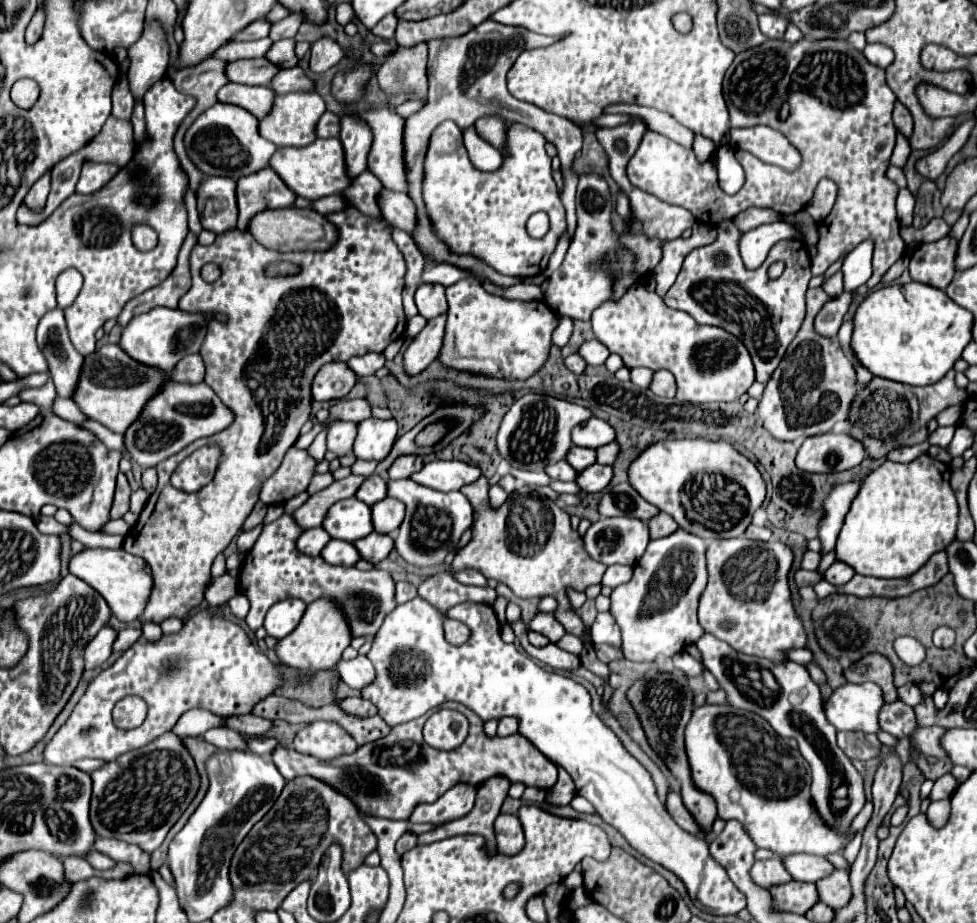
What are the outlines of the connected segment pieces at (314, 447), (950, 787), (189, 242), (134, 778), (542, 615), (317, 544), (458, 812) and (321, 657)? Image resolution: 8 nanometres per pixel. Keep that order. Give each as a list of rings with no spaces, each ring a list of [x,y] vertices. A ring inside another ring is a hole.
[[[328,426],[316,436],[316,440],[310,444],[310,448],[308,448],[308,454],[314,458],[314,460],[318,460],[318,462],[322,462],[324,460],[324,454],[326,454],[326,430],[328,430]]]
[[[944,774],[944,776],[940,776],[940,778],[934,782],[934,788],[932,788],[932,792],[930,792],[930,800],[936,802],[936,800],[950,798],[956,788],[958,788],[958,782],[954,780],[954,776]]]
[[[188,234],[184,244],[182,244],[182,250],[178,254],[178,266],[172,270],[172,274],[160,284],[160,286],[154,286],[150,290],[146,290],[144,294],[136,296],[134,300],[130,300],[122,314],[118,316],[118,324],[120,326],[126,326],[130,322],[130,318],[142,314],[142,312],[150,312],[152,308],[158,308],[158,306],[168,306],[168,308],[176,308],[178,306],[178,300],[190,290],[190,264],[188,264],[188,256],[192,252],[192,246],[194,242],[198,242],[198,236],[196,234]]]
[[[168,732],[166,736],[154,738],[150,744],[146,744],[146,748],[136,748],[134,752],[126,752],[118,756],[118,760],[114,762],[106,762],[102,768],[94,770],[90,778],[92,778],[90,822],[96,836],[124,840],[128,844],[140,846],[144,852],[154,852],[164,842],[164,836],[180,818],[180,814],[188,808],[200,784],[192,756],[182,746],[180,738],[176,738],[176,734],[172,732]]]
[[[538,612],[538,616],[534,616],[530,620],[530,630],[538,632],[538,634],[544,634],[550,642],[560,640],[566,634],[566,630],[562,628],[562,624],[550,612]]]
[[[310,528],[310,530],[304,530],[296,542],[296,548],[302,552],[302,554],[308,554],[308,556],[318,556],[320,550],[328,544],[330,536],[324,528]]]
[[[458,784],[450,788],[444,796],[440,796],[436,802],[418,806],[410,816],[410,822],[426,822],[440,826],[450,820],[458,820],[460,816],[466,816],[470,812],[470,808],[474,806],[474,796],[476,786]]]
[[[314,600],[306,608],[296,630],[278,642],[276,652],[282,664],[296,668],[300,674],[312,674],[312,672],[334,668],[344,648],[350,646],[350,640],[352,636],[350,636],[350,626],[346,624],[346,616],[342,616],[342,612],[338,612],[338,608],[330,604],[330,600]]]

